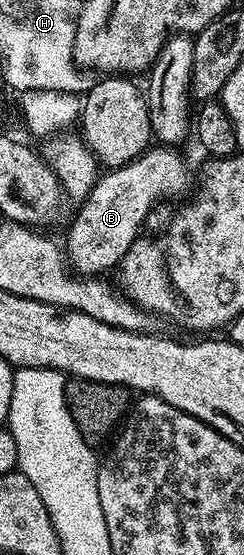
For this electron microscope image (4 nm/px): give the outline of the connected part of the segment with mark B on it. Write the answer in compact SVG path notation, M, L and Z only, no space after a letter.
M152 146L126 166L105 171L88 197L79 205L80 213L71 217L66 255L79 275L99 277L117 267L120 259L141 235L152 208L161 202L183 201L193 191L194 172L172 146Z

